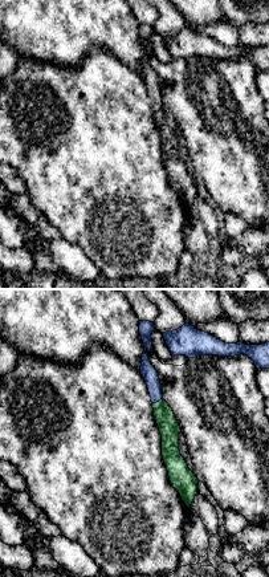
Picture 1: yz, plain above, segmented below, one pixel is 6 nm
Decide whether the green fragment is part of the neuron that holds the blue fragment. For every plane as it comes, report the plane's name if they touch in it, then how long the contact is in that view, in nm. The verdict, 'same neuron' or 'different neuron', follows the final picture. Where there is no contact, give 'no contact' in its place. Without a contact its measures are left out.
meets blue in yz; contact 70 nm long

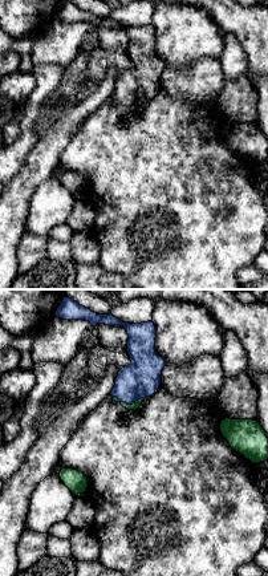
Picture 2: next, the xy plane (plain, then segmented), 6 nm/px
meets blue in xy; contact 190 nm long

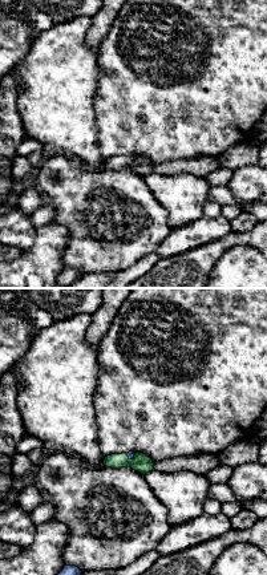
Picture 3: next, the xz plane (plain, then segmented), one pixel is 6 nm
meets blue in xz; contact 70 nm long

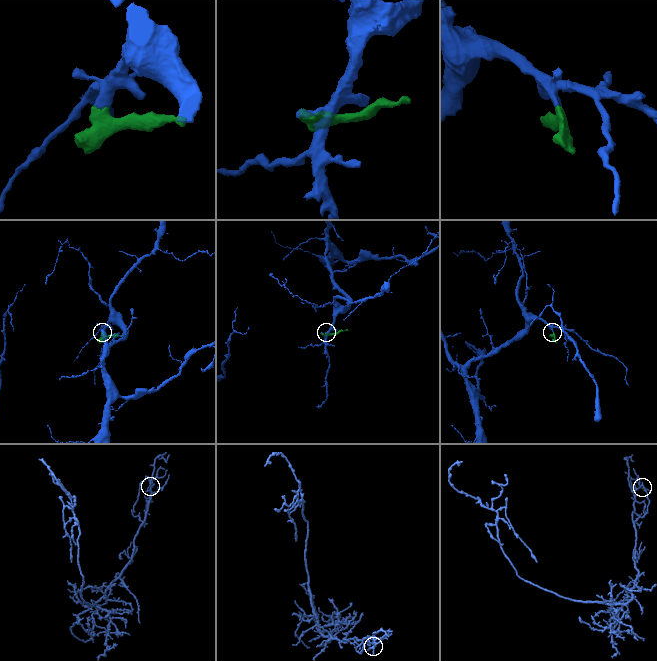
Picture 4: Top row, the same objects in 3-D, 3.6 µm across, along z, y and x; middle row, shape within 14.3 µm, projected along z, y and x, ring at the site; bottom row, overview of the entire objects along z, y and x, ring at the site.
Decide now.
same neuron

